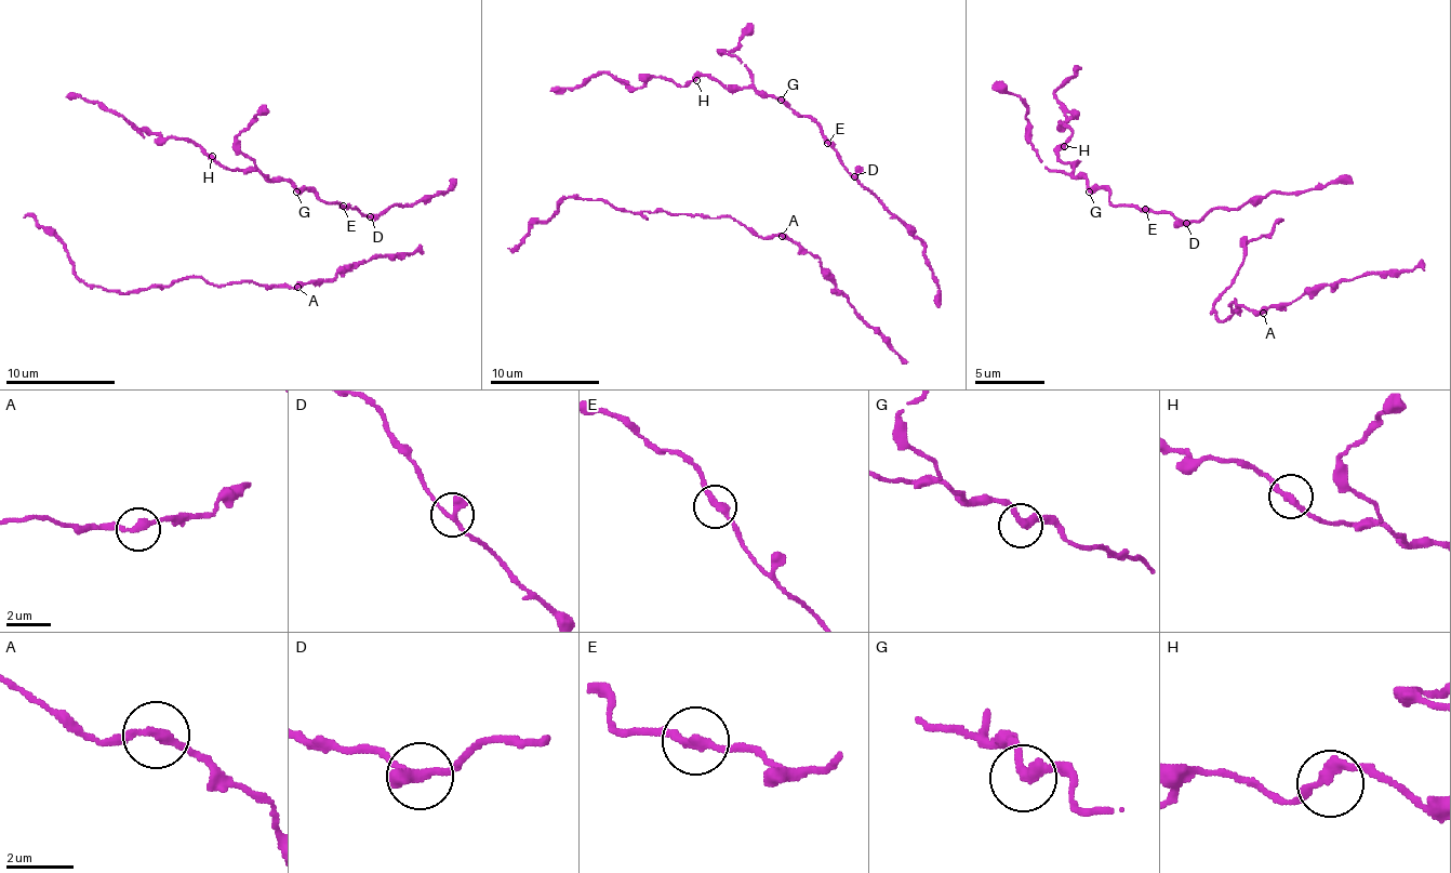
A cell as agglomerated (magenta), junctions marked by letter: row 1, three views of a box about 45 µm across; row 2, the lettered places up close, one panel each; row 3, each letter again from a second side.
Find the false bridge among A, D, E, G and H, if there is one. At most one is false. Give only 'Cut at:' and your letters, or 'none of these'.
Cut at: none of these

